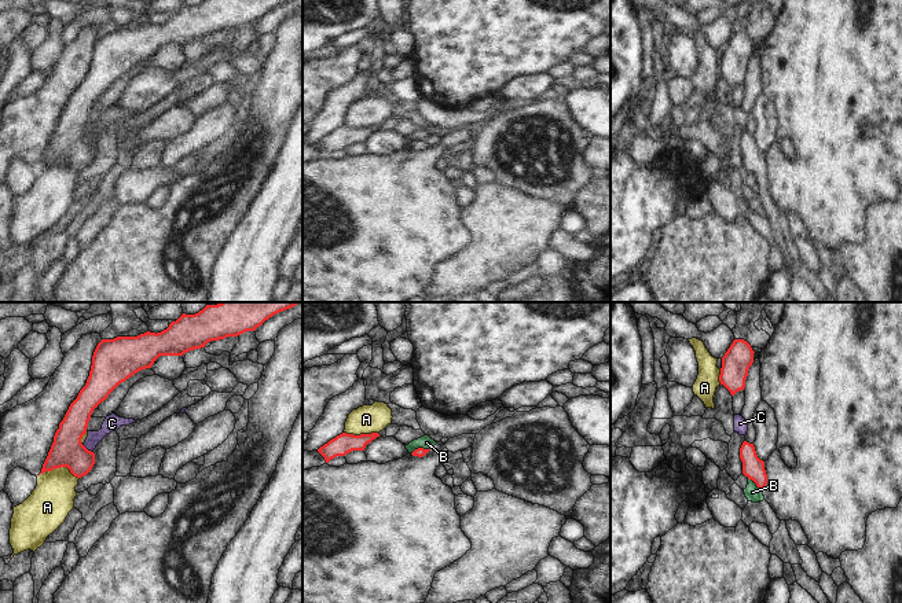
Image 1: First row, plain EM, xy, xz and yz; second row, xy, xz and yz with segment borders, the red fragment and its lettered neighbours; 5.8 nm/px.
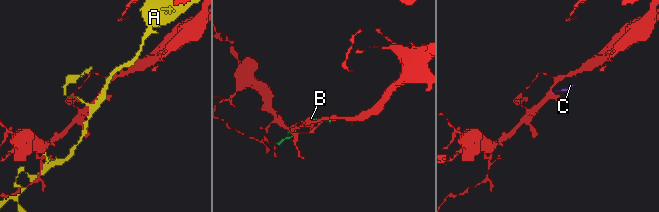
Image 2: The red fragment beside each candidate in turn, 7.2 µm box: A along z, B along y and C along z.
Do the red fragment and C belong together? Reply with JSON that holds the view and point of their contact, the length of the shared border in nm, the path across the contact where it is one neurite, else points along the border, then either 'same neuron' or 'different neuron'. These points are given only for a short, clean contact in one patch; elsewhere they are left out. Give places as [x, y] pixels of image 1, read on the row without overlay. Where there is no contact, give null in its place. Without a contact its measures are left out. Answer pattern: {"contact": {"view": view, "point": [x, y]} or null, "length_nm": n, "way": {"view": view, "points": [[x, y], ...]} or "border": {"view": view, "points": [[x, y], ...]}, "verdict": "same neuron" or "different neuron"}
{"contact": {"view": "xy", "point": [87, 142]}, "length_nm": 80, "border": {"view": "xy", "points": [[83, 138], [92, 144]]}, "verdict": "different neuron"}

